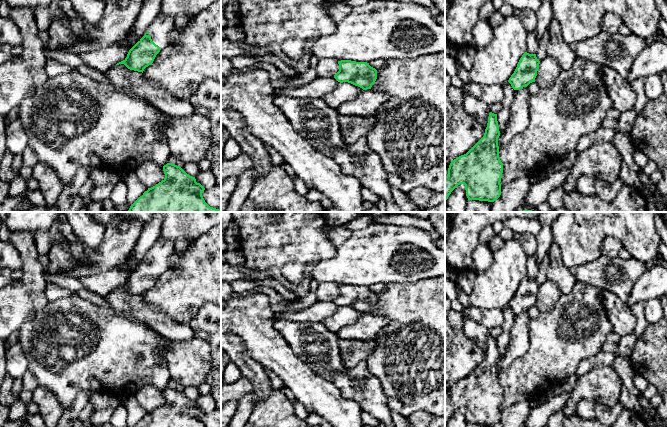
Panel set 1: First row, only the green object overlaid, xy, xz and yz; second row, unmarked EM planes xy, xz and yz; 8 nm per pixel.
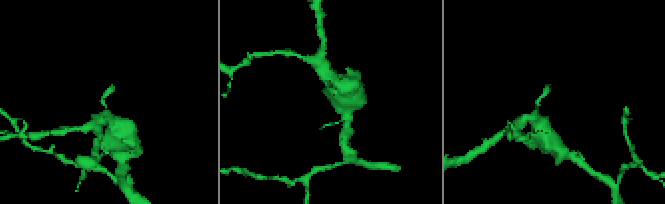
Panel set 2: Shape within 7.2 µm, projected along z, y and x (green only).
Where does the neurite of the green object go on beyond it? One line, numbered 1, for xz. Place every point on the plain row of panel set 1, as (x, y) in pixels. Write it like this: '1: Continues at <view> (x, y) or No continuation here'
1: No continuation here

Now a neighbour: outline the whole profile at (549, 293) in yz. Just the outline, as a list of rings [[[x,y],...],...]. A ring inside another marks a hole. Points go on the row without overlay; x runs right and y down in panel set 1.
[[[547,279],[542,285],[540,285],[535,306],[540,313],[551,311],[561,295],[558,286]]]

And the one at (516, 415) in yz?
[[[531,400],[511,405],[501,412],[500,421],[493,427],[525,427],[532,409]]]

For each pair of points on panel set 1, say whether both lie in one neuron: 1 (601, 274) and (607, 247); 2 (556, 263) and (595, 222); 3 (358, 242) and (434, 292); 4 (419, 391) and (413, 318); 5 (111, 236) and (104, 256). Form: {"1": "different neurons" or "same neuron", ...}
{"1": "different neurons", "2": "different neurons", "3": "different neurons", "4": "same neuron", "5": "same neuron"}

